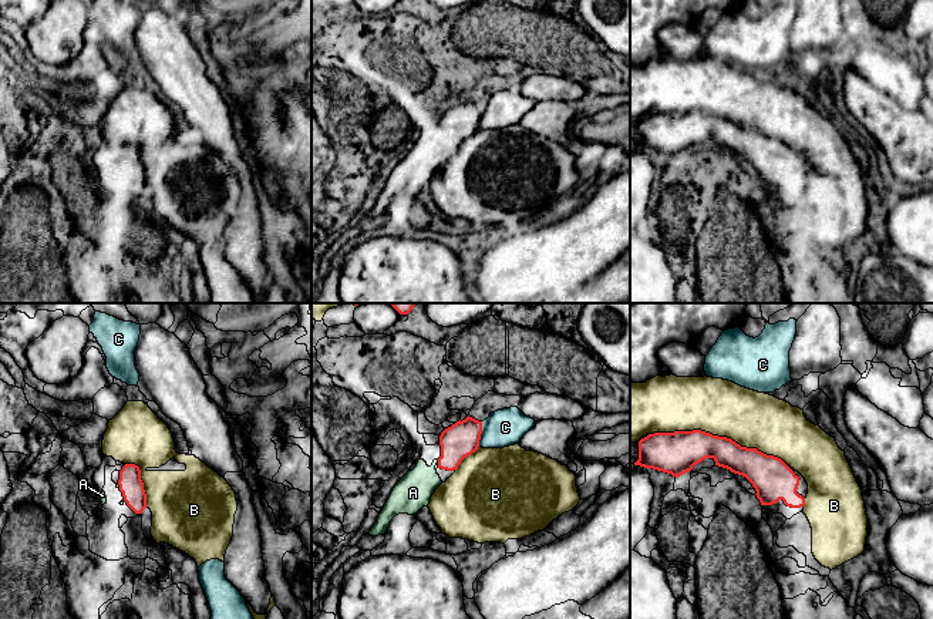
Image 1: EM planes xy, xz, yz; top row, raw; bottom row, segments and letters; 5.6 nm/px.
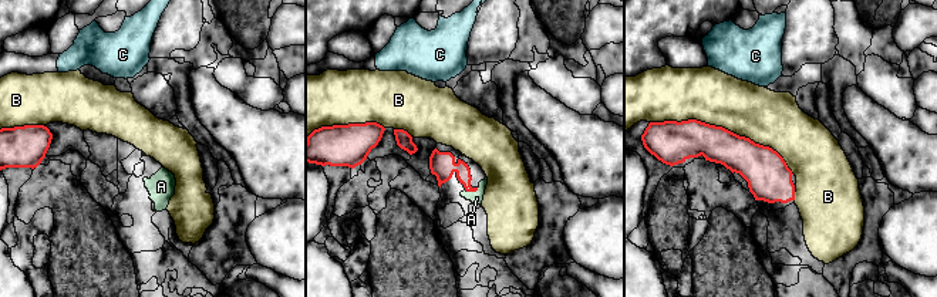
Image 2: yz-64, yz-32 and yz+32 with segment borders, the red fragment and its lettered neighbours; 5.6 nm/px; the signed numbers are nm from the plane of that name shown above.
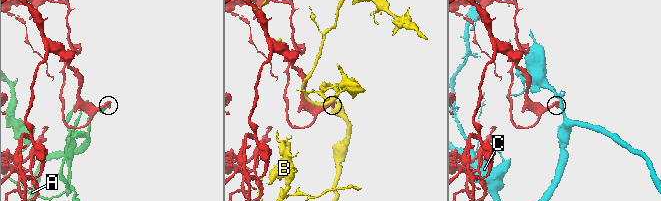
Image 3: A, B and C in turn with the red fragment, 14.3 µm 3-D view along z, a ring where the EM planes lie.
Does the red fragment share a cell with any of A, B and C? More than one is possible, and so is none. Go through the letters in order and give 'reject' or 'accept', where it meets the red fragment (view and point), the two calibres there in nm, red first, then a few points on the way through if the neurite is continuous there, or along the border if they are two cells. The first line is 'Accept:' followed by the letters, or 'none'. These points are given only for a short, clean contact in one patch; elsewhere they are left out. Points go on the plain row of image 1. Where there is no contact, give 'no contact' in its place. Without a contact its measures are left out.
Accept: A
A: accept; contact xy (118, 165); calibres 140 and 20 nm; way xy (131, 167), (118, 165), (117, 165)
B: reject; contact yz (717, 117); calibres 240 and 320 nm
C: reject; contact xz (481, 114); calibres 200 and 220 nm; border xz (482, 103), (478, 127)

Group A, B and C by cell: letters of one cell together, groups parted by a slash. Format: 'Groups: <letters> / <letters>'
Groups: A / B / C

